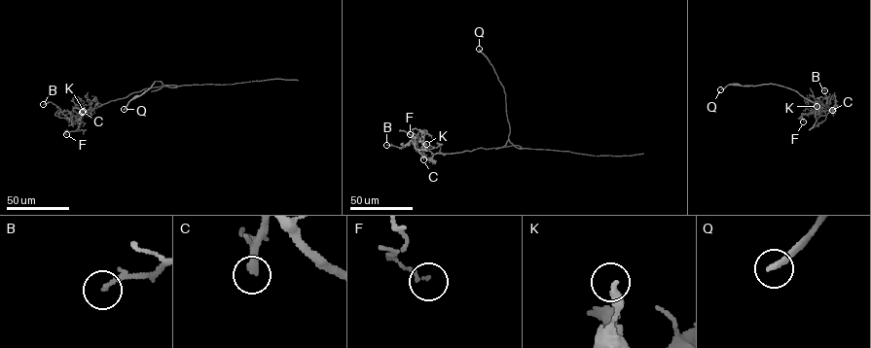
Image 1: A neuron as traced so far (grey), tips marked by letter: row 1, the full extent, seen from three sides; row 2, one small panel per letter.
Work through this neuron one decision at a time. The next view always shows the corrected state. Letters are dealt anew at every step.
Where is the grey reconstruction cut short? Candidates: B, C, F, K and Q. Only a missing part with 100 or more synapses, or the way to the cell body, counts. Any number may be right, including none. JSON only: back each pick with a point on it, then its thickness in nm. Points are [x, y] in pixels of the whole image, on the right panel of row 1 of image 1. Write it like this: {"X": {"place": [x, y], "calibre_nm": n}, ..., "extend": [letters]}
{"C": {"place": [832, 110], "calibre_nm": 200}, "Q": {"place": [720, 89], "calibre_nm": 280}, "extend": ["C", "Q"]}

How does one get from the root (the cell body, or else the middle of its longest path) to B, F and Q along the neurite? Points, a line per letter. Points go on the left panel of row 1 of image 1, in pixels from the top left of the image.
B: (155, 86), (103, 104), (73, 121), (68, 121), (54, 104), (43, 104)
F: (155, 86), (97, 106), (83, 115), (78, 127), (65, 130), (66, 134)
Q: (155, 86), (176, 86), (163, 86), (161, 82), (155, 81), (124, 109)

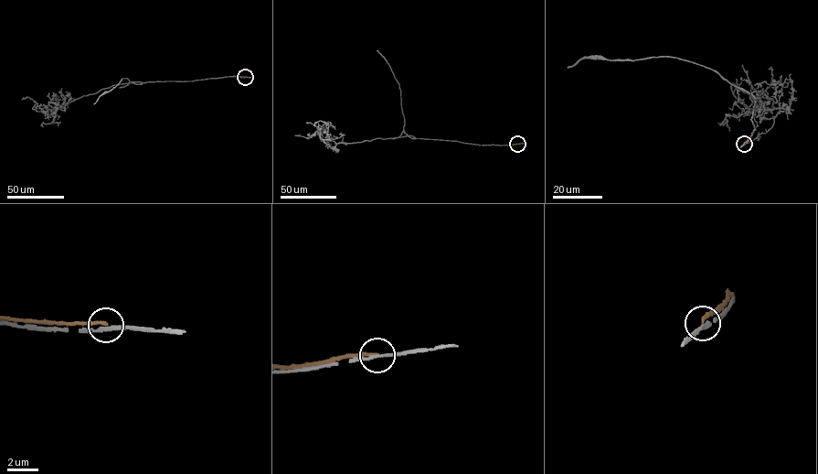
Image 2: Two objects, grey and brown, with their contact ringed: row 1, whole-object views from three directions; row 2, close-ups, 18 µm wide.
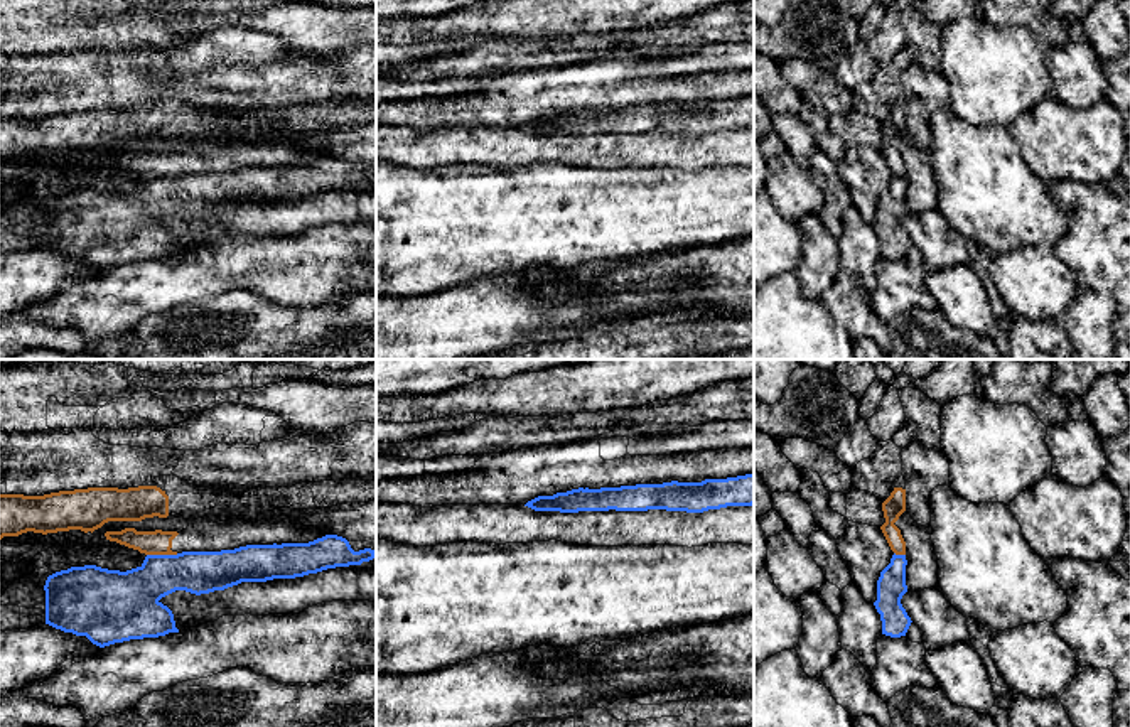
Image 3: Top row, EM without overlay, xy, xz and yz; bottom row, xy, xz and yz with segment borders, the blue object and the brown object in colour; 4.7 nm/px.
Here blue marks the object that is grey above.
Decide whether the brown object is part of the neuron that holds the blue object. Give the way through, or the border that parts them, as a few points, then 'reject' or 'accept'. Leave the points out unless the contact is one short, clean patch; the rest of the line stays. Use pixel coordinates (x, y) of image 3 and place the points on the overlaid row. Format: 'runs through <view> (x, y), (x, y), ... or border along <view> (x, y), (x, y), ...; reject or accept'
reject

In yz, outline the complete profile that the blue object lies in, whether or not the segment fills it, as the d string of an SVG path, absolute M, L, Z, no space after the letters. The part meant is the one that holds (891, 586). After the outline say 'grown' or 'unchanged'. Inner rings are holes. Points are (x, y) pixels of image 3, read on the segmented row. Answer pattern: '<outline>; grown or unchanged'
M894 553L877 580L877 600L874 606L880 614L882 634L891 638L906 636L912 622L901 604L902 595L907 592L906 565L906 555Z; unchanged

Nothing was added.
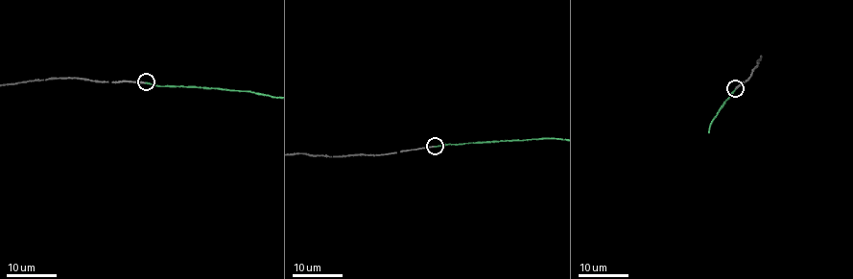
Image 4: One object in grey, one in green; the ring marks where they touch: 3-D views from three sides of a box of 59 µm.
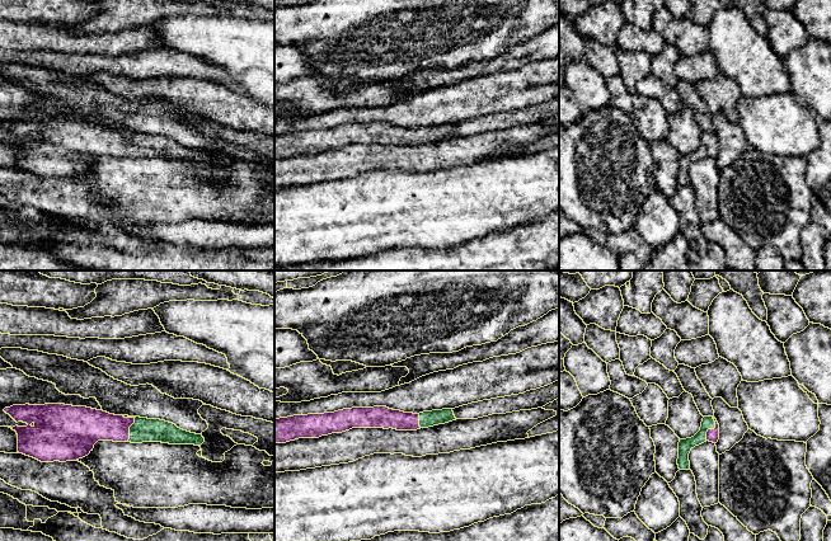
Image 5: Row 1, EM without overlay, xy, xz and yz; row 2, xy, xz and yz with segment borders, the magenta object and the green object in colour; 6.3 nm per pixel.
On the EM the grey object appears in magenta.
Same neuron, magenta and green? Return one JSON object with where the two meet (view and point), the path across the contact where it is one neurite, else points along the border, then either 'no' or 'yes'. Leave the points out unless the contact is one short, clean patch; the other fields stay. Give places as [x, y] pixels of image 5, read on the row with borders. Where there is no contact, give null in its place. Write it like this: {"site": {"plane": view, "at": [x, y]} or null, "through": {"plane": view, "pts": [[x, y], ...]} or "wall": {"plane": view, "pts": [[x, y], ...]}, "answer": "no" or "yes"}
{"site": {"plane": "yz", "at": [712, 429]}, "through": {"plane": "yz", "pts": [[712, 434], [712, 429], [685, 446]]}, "answer": "yes"}

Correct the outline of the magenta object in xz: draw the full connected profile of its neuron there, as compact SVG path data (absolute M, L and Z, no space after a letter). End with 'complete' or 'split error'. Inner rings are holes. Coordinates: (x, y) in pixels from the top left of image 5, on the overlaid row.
M374 406L343 409L324 414L301 414L274 419L274 443L286 443L299 438L319 438L352 428L417 431L452 420L456 420L452 409L413 414L386 406Z; split error

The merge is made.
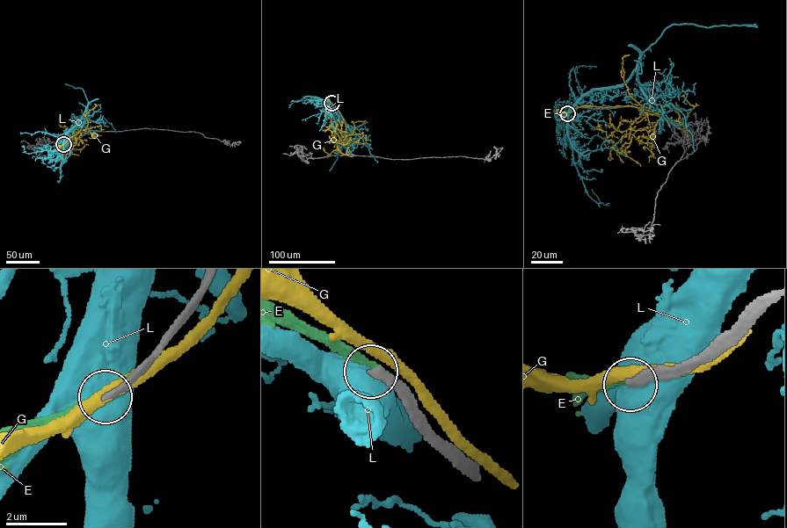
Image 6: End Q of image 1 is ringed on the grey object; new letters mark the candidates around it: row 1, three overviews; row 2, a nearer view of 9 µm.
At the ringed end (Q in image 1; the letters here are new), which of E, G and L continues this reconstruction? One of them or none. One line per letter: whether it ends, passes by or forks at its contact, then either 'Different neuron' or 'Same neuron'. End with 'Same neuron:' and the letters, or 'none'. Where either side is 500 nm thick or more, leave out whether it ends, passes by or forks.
E: It ends there. Different neuron
G: It passes by. Different neuron
L: Different neuron
Same neuron: none

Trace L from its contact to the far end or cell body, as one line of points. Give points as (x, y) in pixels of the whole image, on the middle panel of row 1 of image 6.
L: (331, 103), (346, 122), (355, 129), (329, 170)

